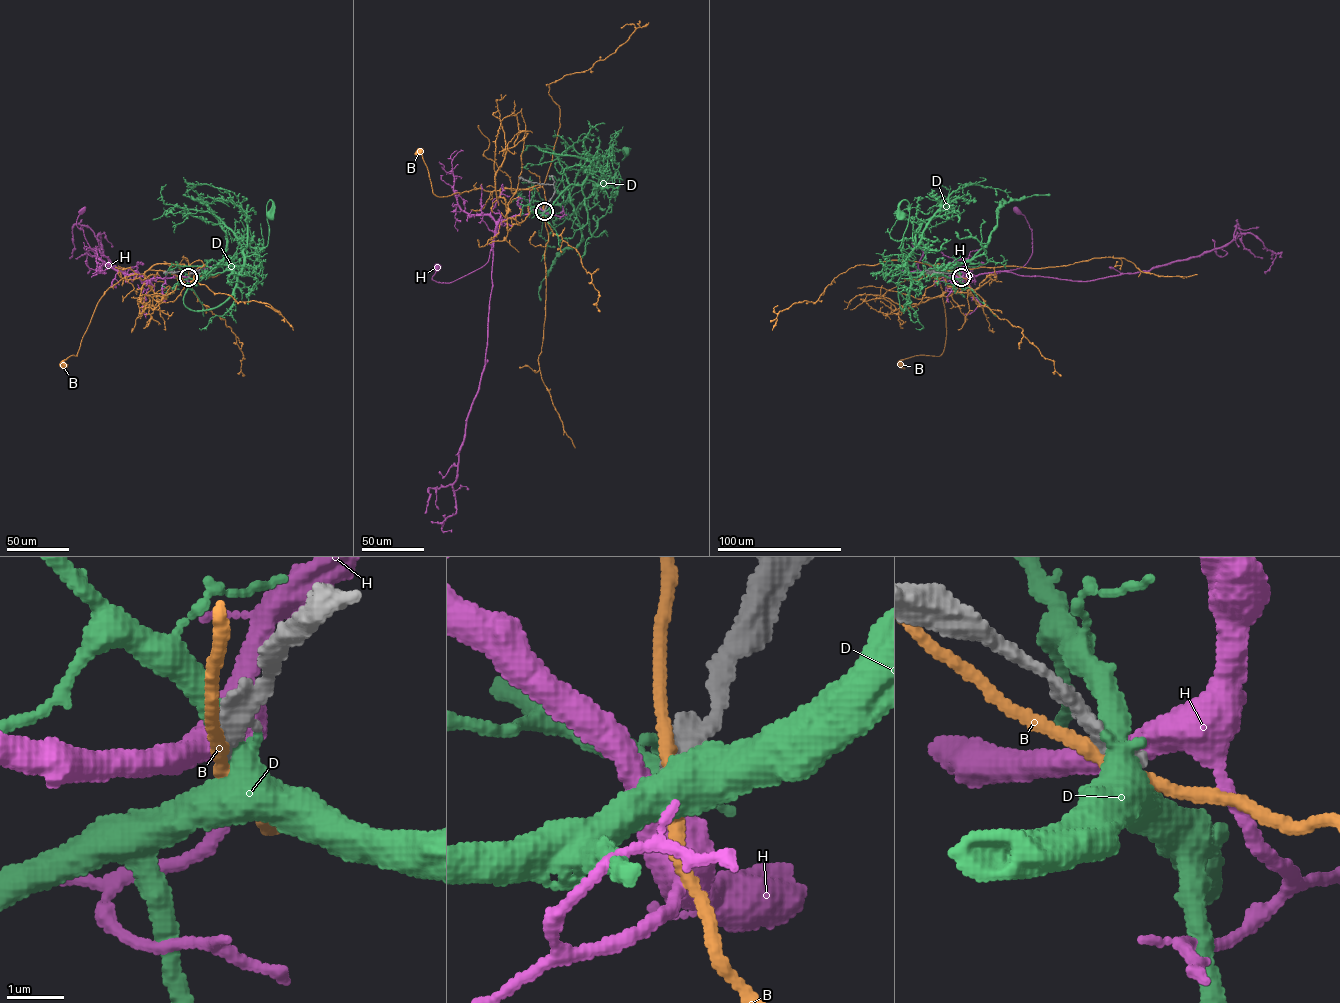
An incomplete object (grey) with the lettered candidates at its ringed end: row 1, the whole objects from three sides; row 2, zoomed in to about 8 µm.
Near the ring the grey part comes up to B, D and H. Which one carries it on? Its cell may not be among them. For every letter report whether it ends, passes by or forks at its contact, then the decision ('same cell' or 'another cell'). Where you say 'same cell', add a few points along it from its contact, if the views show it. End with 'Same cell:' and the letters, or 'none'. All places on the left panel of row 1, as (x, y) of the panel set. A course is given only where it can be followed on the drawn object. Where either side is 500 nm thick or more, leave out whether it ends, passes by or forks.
B: it passes by | another cell
D: it passes by | another cell
H: it passes by | another cell
Same cell: none

